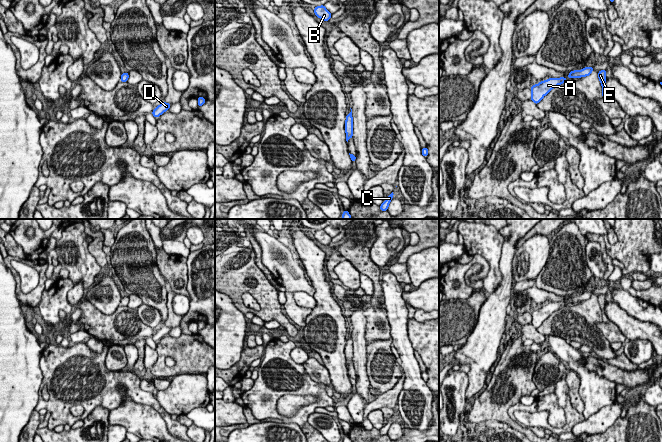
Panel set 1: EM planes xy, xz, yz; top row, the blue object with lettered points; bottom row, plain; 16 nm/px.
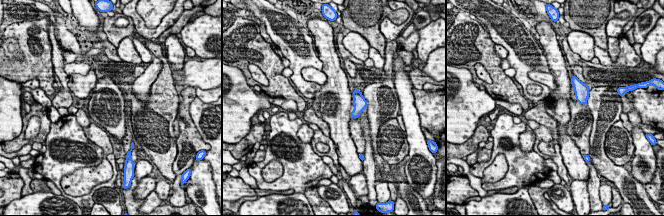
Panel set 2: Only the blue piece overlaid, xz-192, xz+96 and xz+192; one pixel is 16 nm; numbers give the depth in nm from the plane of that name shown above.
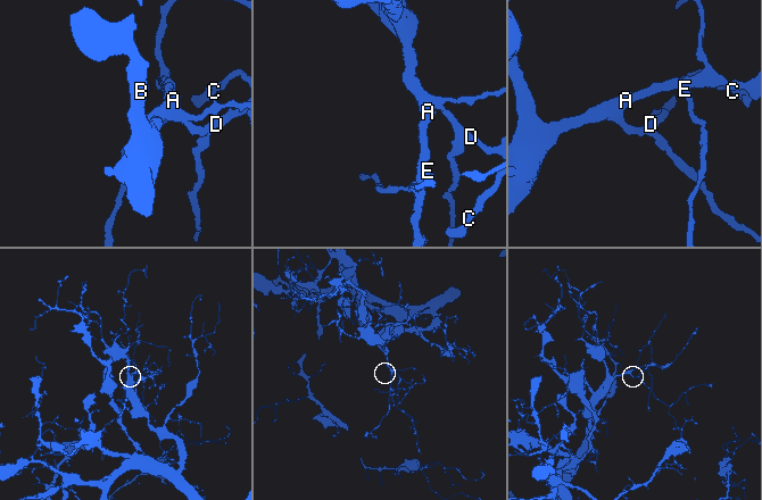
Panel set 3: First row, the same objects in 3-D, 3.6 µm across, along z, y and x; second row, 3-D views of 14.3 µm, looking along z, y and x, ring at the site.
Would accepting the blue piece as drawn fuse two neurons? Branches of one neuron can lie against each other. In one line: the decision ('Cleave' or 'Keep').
Keep

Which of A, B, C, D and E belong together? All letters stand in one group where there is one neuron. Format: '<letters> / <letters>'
A B C D E

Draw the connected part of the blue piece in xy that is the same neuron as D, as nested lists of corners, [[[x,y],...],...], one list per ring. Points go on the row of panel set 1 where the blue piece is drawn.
[[[162,102],[159,106],[157,106],[153,112],[153,117],[160,117],[161,114],[163,114],[165,111],[167,111],[171,107],[171,104]]]

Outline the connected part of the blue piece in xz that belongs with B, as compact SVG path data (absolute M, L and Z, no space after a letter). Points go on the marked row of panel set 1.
M324 5L316 6L314 9L314 14L321 20L327 22L331 18L331 13L325 8Z

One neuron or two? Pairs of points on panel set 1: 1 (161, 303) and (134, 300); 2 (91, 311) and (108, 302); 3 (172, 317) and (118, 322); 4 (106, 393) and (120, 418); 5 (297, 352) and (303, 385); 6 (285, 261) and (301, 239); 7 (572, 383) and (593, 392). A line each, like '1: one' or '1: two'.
1: two
2: two
3: one
4: two
5: two
6: two
7: two

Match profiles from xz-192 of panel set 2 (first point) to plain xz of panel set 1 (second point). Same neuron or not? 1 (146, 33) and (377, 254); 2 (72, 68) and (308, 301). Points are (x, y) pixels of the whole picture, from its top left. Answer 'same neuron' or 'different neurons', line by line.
1: same neuron
2: same neuron

